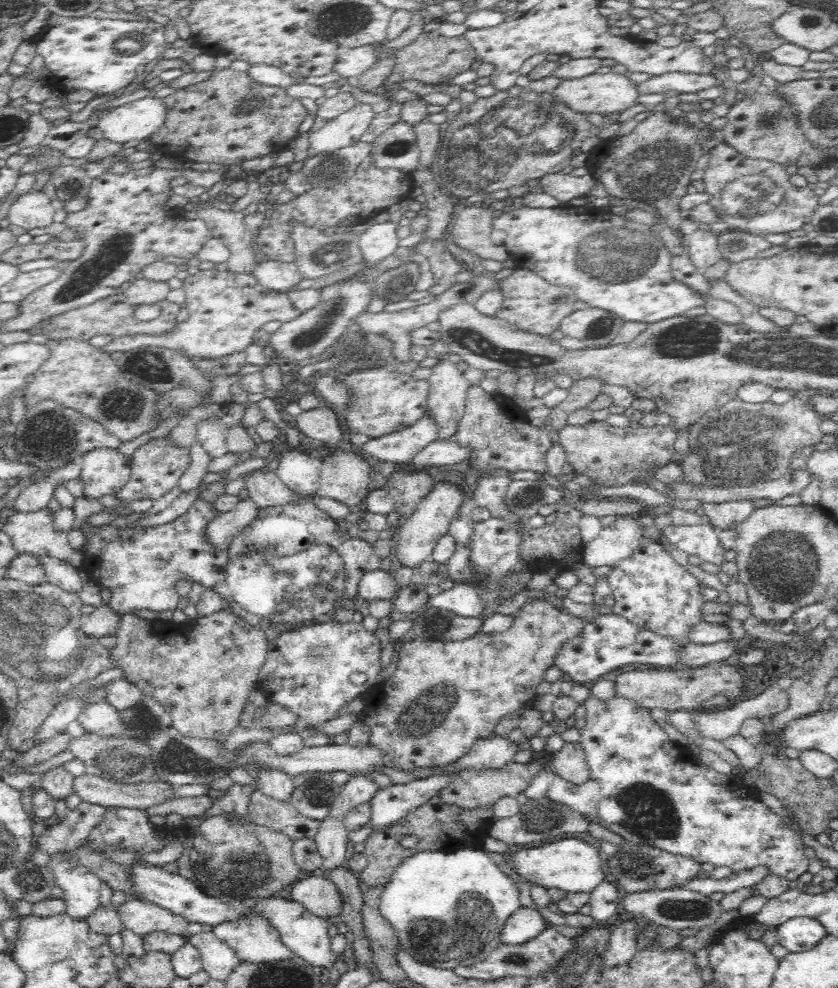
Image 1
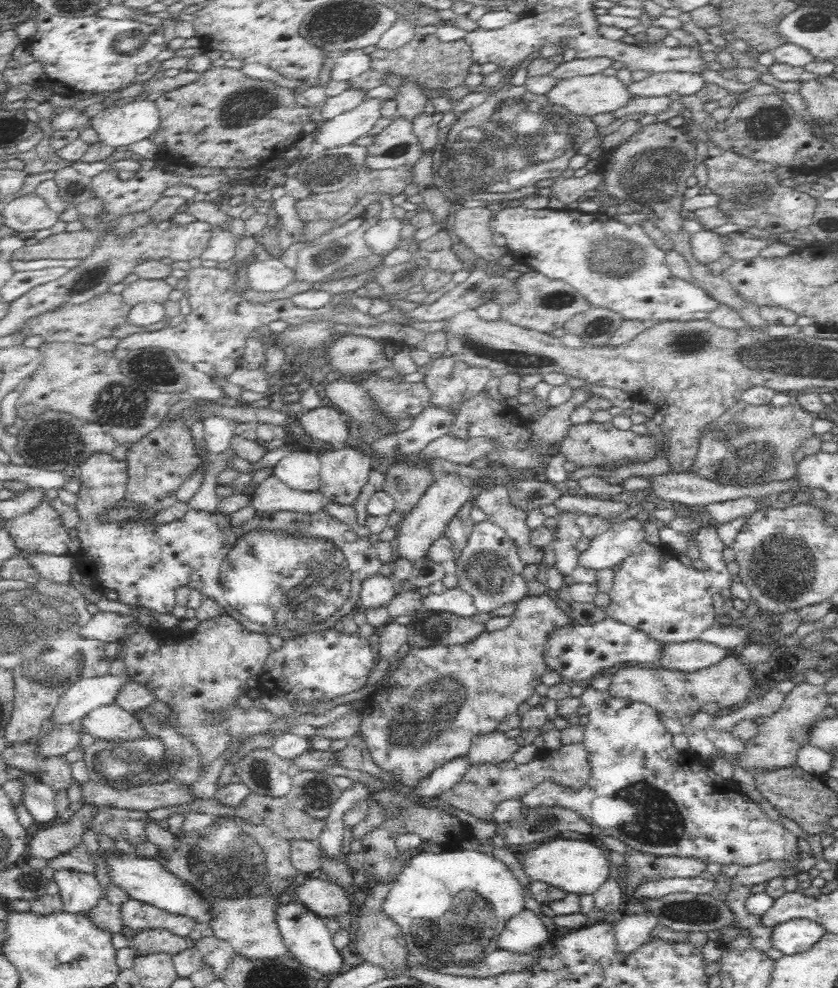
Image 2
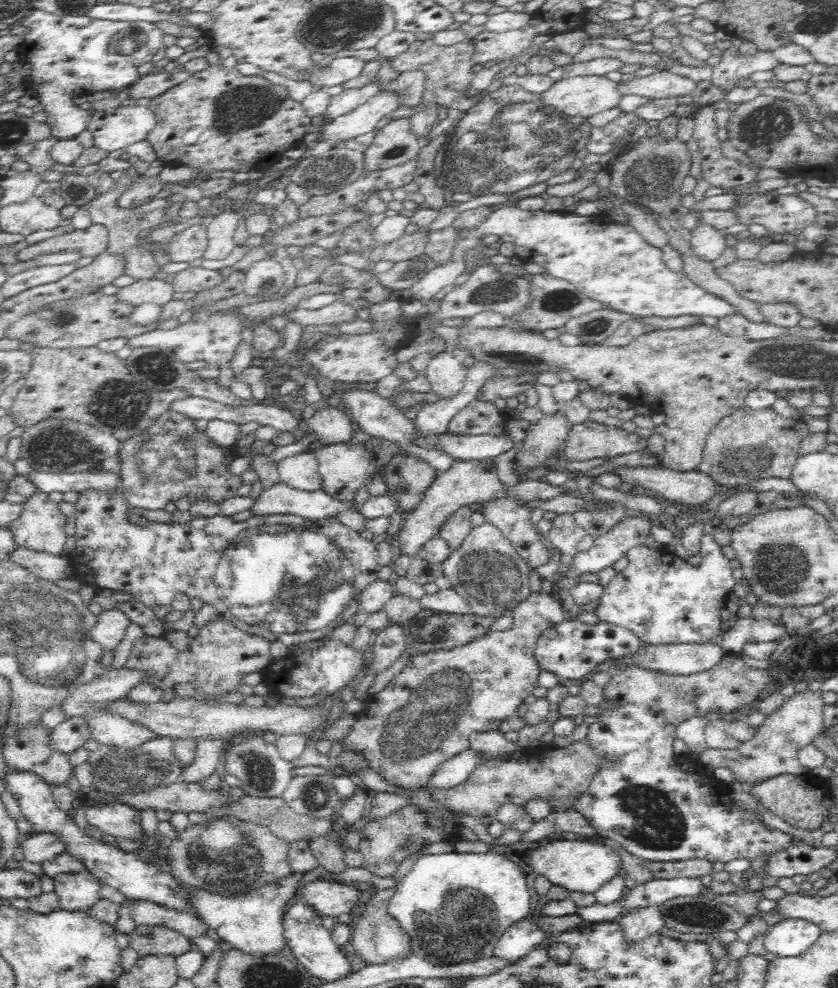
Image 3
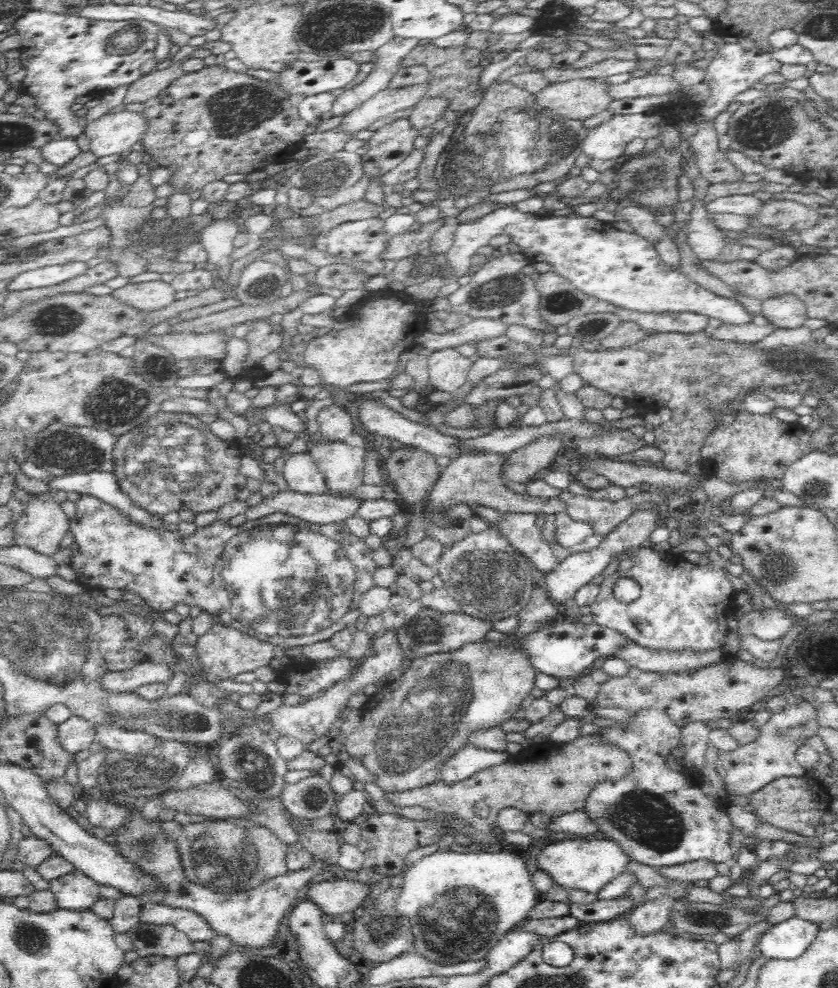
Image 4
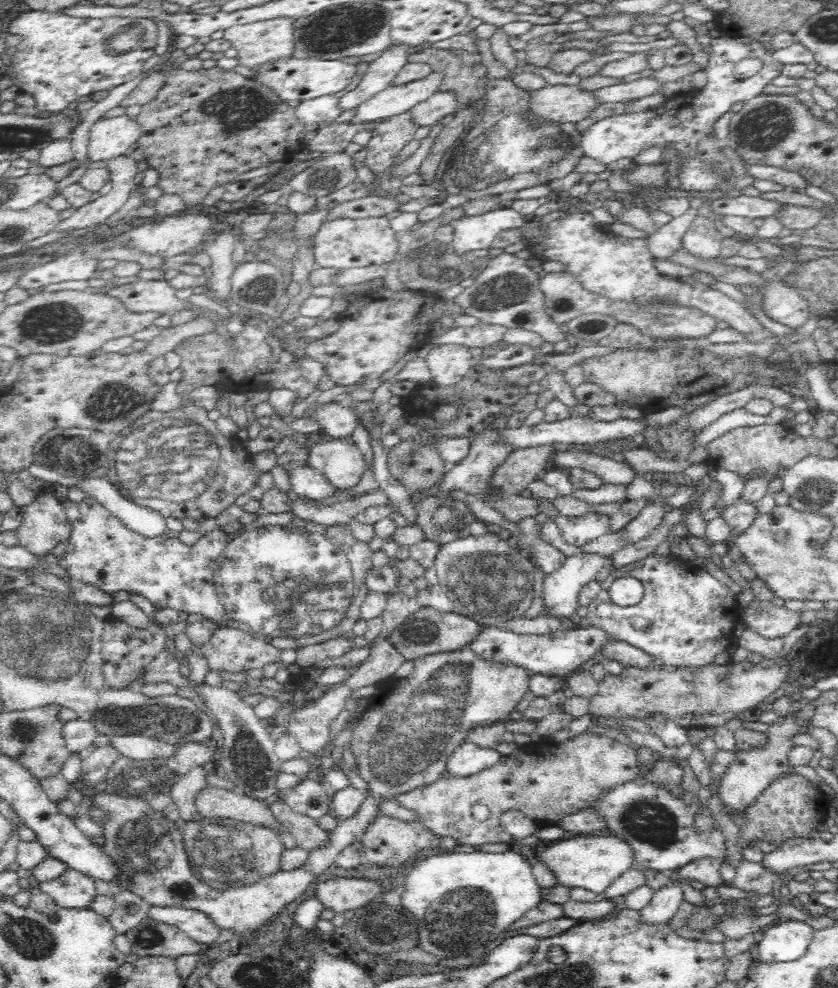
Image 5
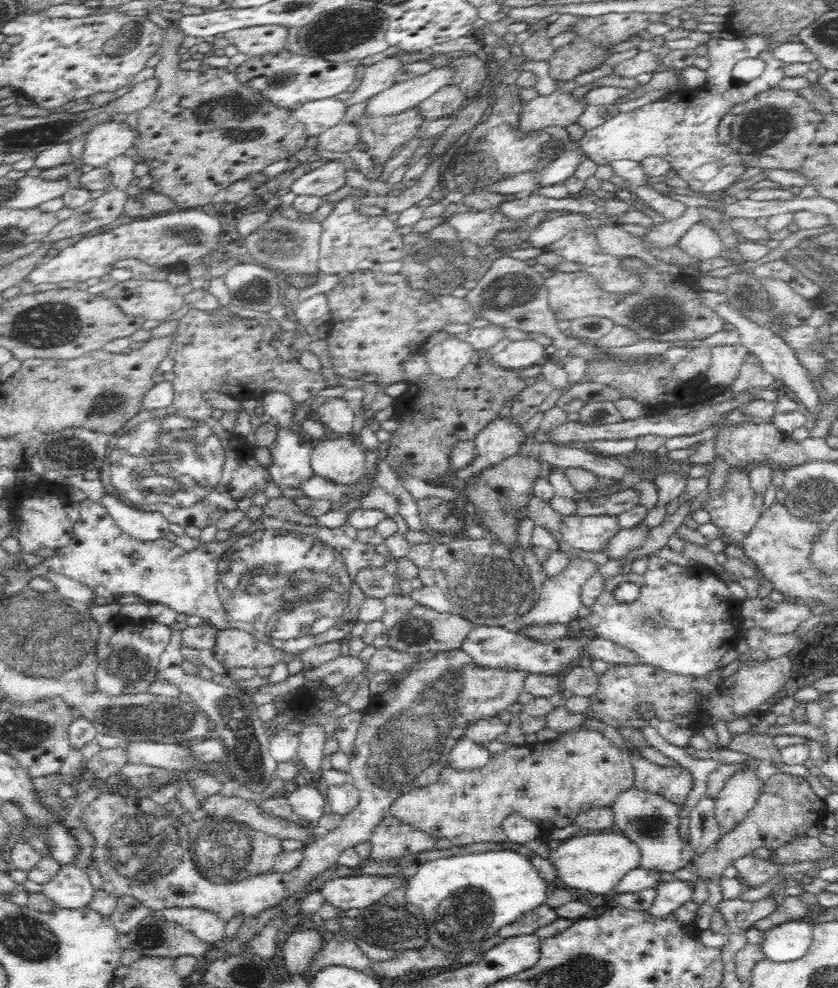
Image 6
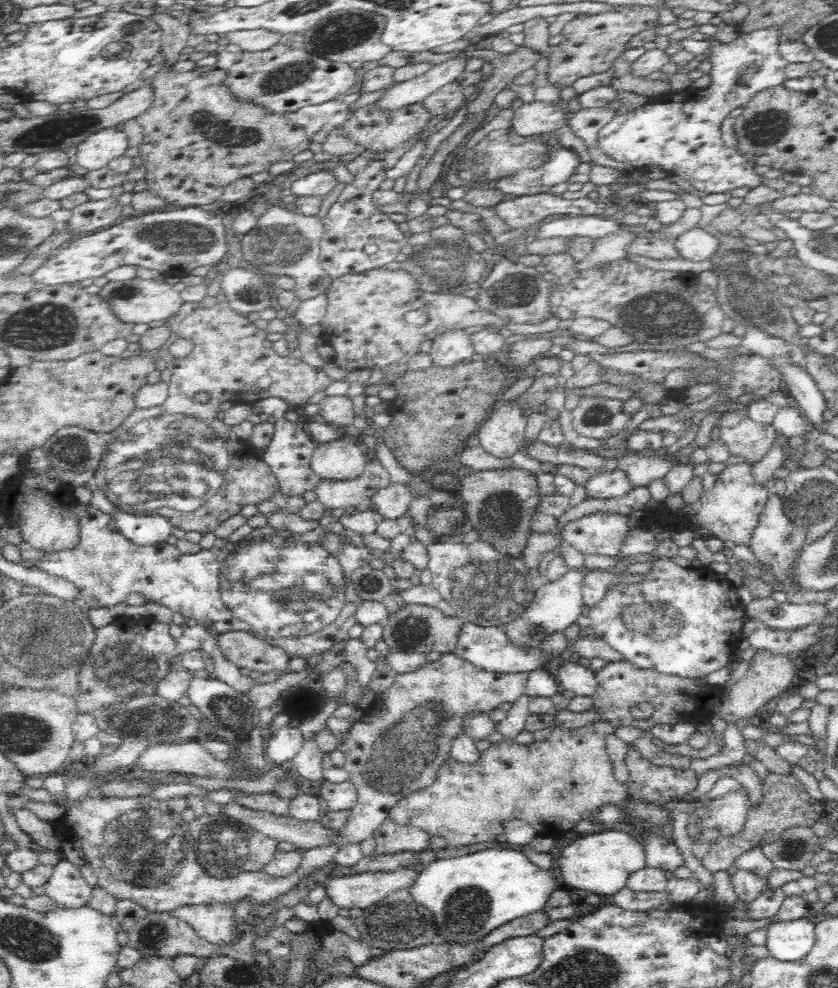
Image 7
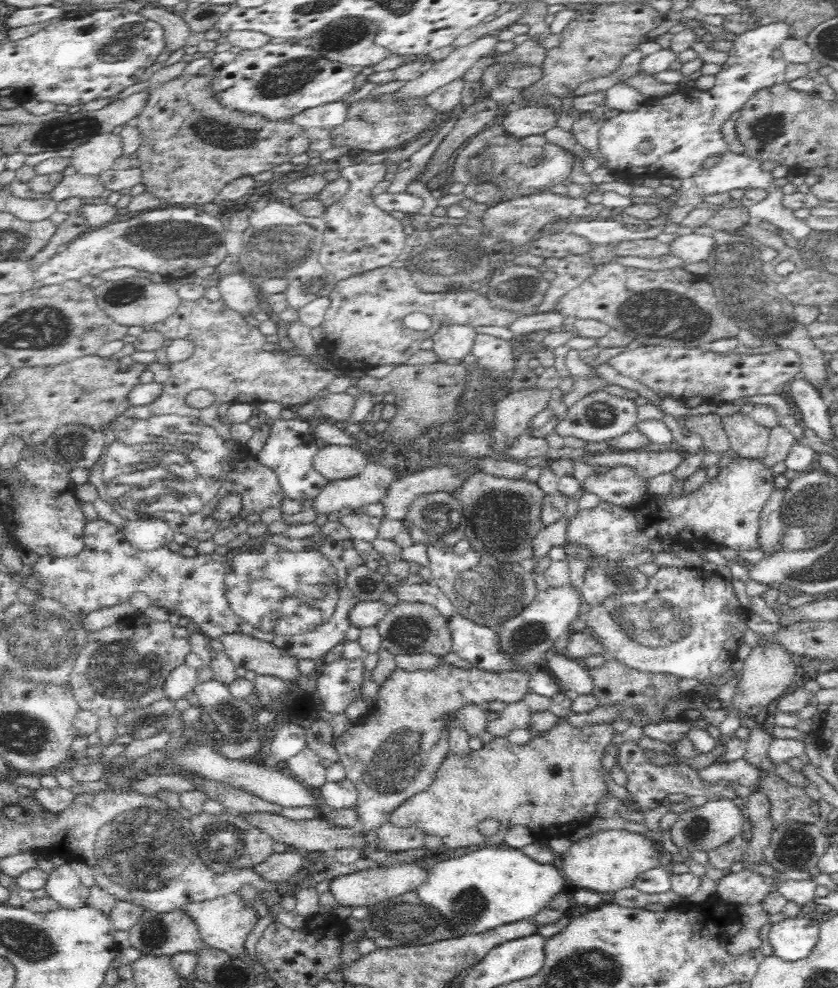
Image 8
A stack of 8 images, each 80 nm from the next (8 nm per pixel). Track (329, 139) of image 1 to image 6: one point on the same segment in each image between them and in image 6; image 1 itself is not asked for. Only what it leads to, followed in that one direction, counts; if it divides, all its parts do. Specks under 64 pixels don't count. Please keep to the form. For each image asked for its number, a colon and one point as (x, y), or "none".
2: (343, 129)
3: (361, 120)
4: (369, 114)
5: (394, 100)
6: (399, 97)

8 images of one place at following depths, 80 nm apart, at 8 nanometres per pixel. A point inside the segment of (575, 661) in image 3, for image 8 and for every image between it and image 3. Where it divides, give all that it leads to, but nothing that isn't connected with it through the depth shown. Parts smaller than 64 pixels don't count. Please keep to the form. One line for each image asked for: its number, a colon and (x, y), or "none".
4: (563, 649)
5: (555, 654)
6: (494, 647)
7: (489, 648)
8: (479, 645)

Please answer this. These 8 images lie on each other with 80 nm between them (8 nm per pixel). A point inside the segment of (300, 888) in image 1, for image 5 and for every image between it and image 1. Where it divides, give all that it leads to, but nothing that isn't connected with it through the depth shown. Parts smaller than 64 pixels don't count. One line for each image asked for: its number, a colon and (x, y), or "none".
2: (324, 898)
3: (328, 899)
4: (335, 897)
5: (340, 894)

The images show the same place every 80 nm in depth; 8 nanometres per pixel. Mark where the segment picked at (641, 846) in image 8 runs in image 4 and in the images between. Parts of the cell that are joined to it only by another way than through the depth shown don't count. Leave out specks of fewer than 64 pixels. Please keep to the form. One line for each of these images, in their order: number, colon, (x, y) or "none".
4: (589, 865)
5: (593, 863)
6: (595, 863)
7: (601, 862)

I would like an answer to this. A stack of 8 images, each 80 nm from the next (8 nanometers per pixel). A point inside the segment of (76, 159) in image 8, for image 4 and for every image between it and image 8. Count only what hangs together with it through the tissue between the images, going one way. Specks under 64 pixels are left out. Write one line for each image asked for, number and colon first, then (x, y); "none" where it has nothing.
4: (114, 133)
5: (108, 138)
6: (106, 141)
7: (96, 152)

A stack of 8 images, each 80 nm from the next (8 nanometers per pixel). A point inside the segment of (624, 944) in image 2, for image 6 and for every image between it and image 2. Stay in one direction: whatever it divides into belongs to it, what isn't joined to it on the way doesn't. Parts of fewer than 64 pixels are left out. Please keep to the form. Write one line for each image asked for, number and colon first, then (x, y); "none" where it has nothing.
3: (640, 924)
4: (648, 918)
5: (664, 903)
6: (670, 895)

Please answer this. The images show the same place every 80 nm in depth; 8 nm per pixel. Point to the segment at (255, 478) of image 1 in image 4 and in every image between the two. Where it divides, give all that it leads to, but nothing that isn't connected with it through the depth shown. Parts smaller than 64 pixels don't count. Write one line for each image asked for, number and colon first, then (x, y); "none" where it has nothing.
2: (271, 494)
3: (316, 505)
4: (321, 509)

